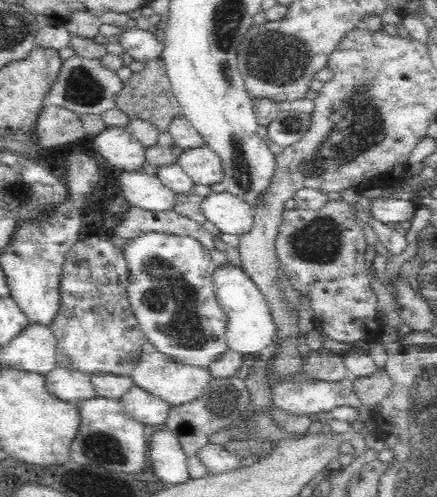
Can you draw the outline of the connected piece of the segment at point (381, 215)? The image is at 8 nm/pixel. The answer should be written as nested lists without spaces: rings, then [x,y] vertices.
[[[385,194],[372,200],[370,213],[373,219],[388,225],[389,223],[411,221],[416,214],[416,208],[413,202],[395,200]]]

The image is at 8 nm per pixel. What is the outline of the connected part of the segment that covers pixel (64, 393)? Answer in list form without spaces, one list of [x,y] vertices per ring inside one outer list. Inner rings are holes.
[[[58,366],[45,374],[45,387],[48,393],[66,402],[97,396],[89,375]]]

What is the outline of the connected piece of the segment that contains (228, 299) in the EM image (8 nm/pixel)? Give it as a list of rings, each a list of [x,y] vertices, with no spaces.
[[[226,264],[216,268],[213,274],[216,298],[227,316],[226,337],[228,348],[240,354],[255,356],[262,348],[272,344],[276,335],[276,325],[268,303],[256,283],[238,266]]]

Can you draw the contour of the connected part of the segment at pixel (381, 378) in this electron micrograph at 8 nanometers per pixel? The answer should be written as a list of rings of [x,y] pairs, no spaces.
[[[377,367],[377,370],[368,376],[353,378],[354,391],[360,397],[362,404],[370,409],[385,397],[393,387],[392,379],[384,367]]]

